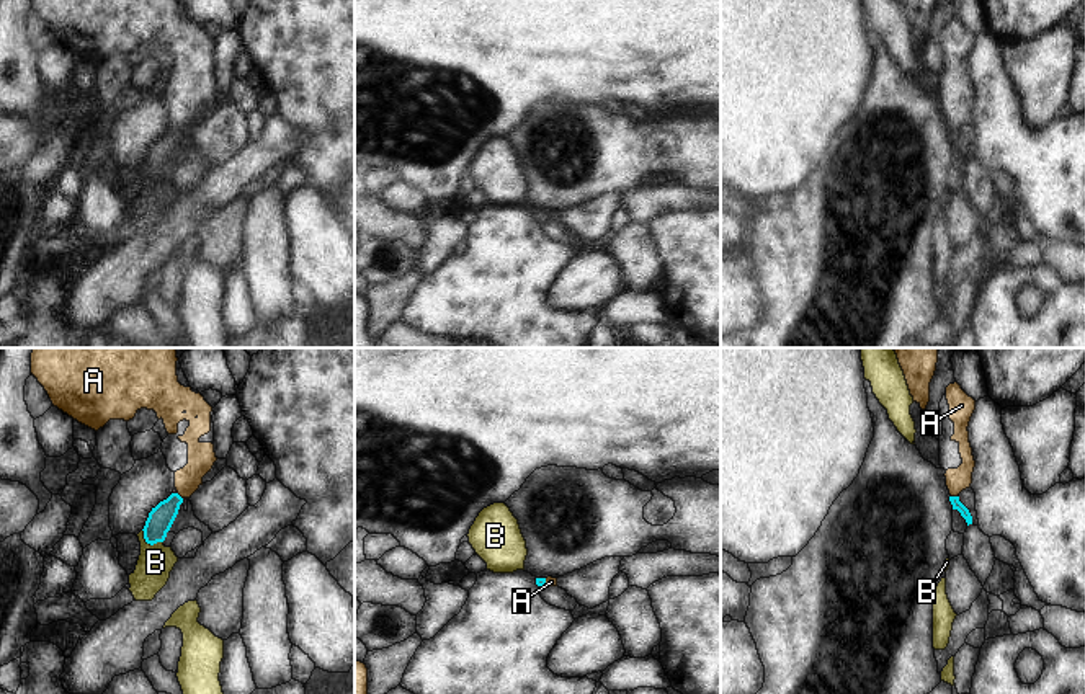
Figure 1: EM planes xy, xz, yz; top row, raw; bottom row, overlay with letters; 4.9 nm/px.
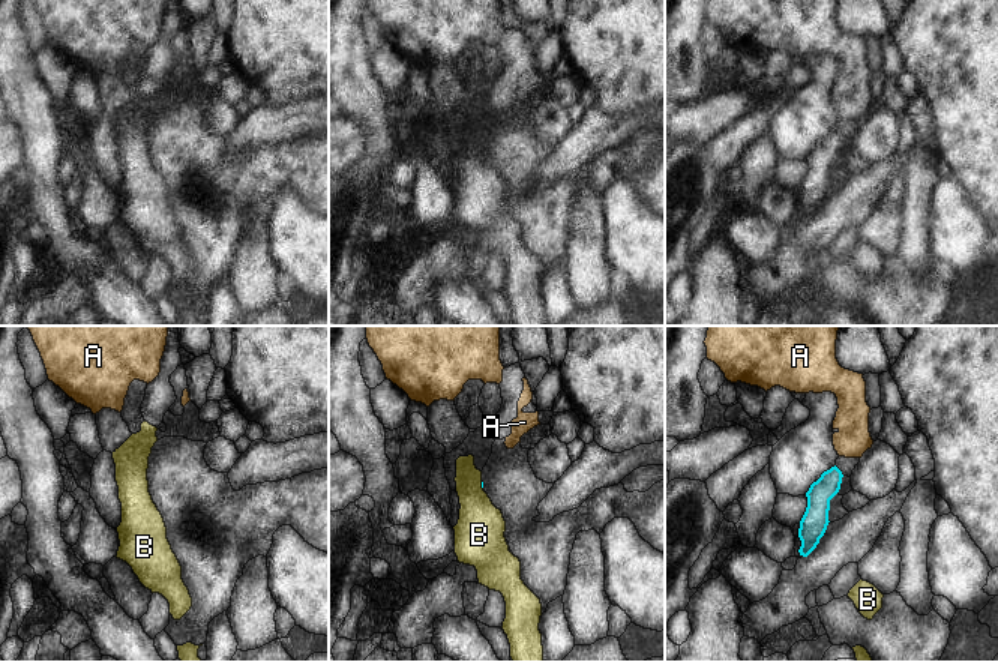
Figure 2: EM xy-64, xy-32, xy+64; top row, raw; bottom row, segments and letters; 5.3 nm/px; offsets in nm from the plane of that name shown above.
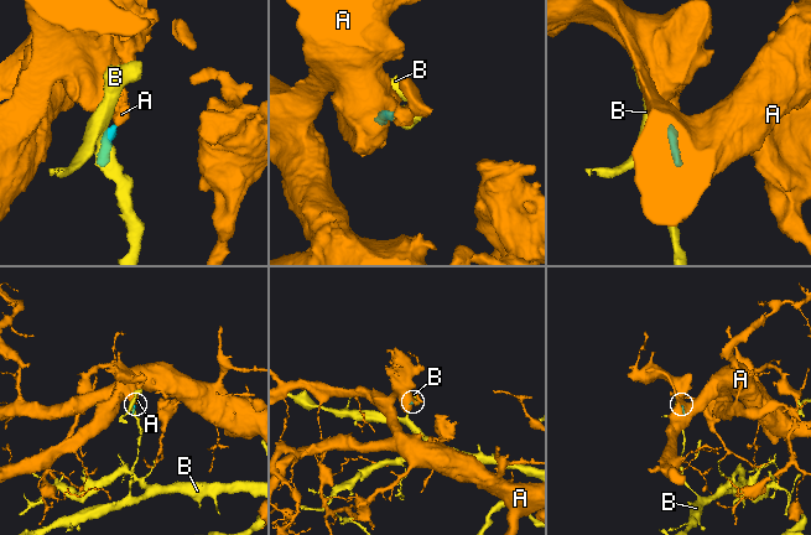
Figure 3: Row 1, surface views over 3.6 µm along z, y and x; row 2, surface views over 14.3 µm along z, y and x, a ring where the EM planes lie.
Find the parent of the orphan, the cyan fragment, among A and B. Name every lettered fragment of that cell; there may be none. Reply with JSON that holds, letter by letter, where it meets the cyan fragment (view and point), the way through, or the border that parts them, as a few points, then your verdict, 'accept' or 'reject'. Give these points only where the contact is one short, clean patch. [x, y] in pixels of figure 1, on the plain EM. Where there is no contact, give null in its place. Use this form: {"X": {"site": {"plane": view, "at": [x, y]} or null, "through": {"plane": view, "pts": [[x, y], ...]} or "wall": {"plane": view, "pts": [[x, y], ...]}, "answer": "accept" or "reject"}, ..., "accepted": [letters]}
{"A": {"site": {"plane": "yz", "at": [955, 131]}, "through": {"plane": "yz", "pts": [[955, 134], [955, 131], [955, 120], [959, 113]]}, "answer": "accept"}, "B": {"site": {"plane": "xy", "at": [149, 177]}, "wall": {"plane": "xy", "pts": [[142, 164], [142, 172], [147, 177], [162, 177]]}, "answer": "reject"}, "accepted": ["A"]}

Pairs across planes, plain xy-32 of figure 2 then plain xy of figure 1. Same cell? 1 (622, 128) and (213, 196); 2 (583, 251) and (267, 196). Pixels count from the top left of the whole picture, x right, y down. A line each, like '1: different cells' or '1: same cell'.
1: same cell
2: same cell

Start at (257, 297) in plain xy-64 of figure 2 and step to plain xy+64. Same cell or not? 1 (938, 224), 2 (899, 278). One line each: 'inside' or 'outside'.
1: outside
2: outside

